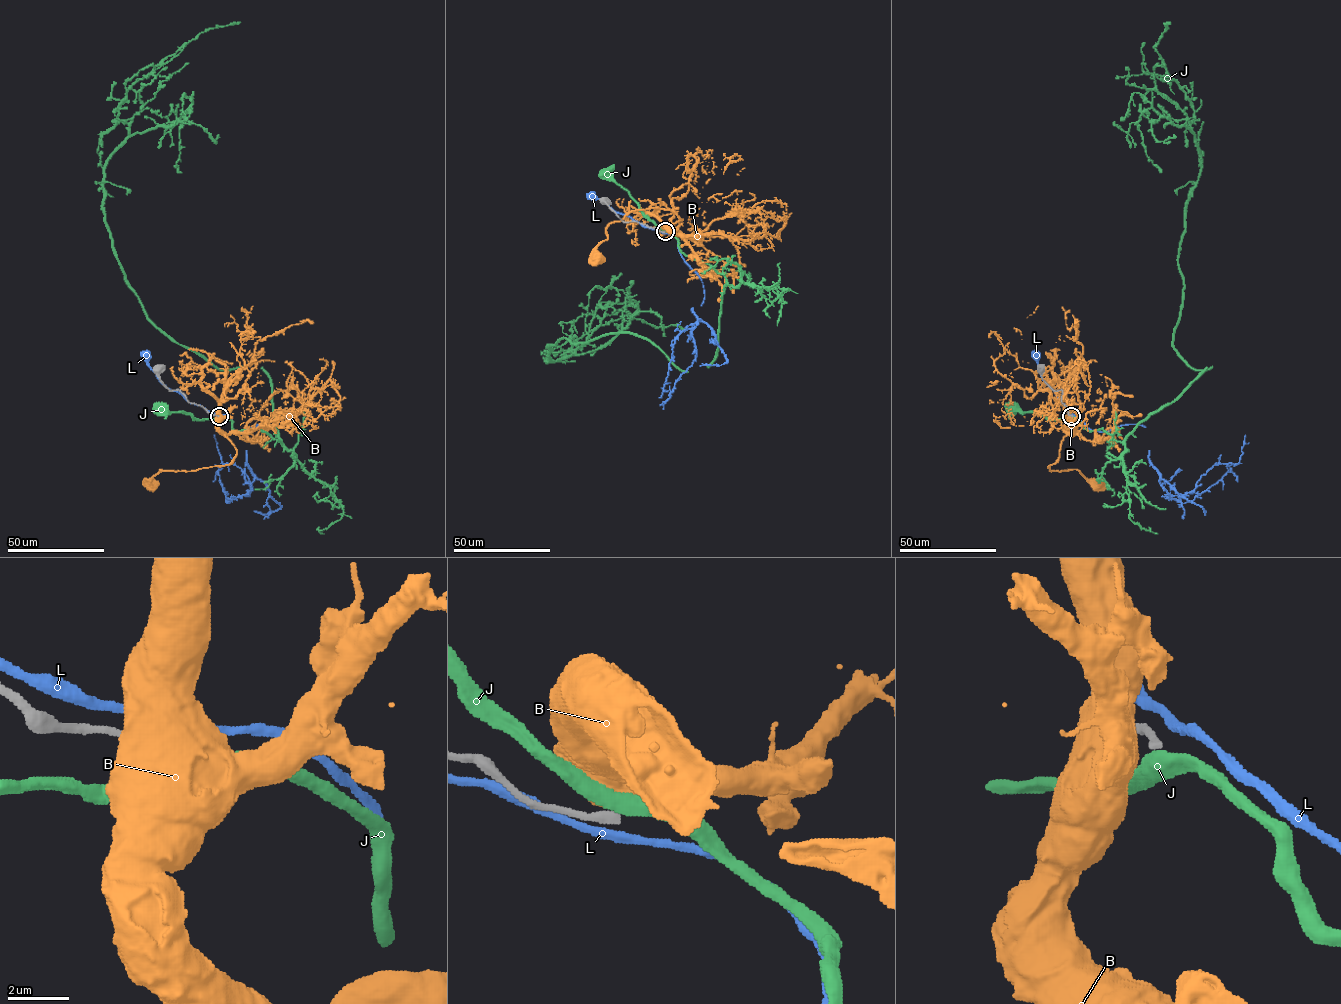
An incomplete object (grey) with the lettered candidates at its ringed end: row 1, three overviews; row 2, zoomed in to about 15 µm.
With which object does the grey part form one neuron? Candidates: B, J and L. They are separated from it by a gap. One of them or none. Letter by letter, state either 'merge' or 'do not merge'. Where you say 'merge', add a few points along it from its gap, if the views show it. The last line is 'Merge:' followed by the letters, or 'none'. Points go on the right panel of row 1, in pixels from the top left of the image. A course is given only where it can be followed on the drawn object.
B: do not merge
J: do not merge
L: do not merge
Merge: none

